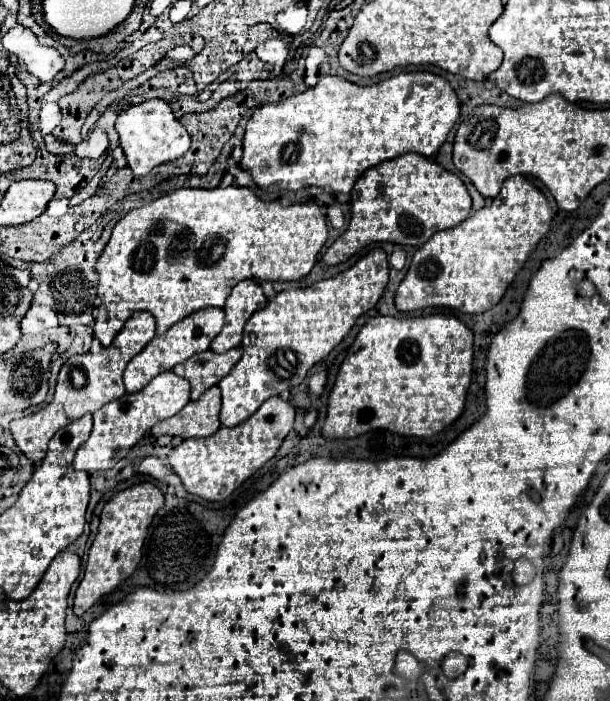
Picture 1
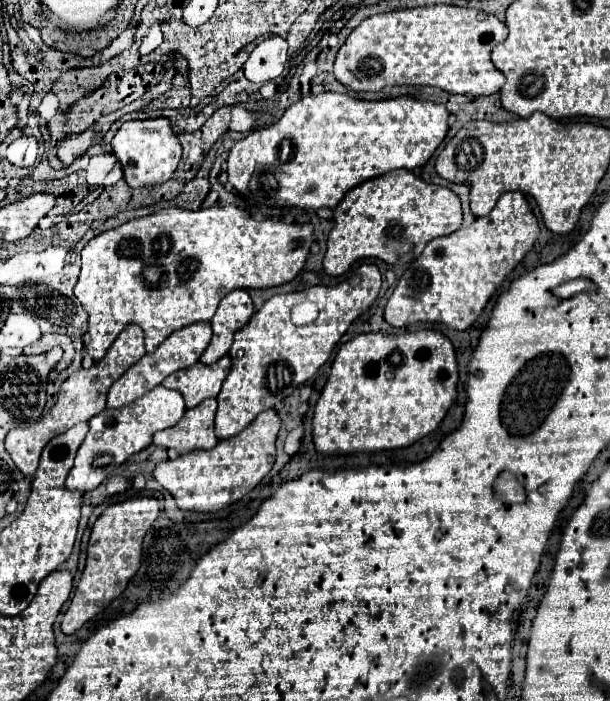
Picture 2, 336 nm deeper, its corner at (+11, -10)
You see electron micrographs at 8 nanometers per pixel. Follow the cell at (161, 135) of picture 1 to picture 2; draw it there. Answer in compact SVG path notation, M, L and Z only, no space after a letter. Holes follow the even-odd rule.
M147 118L147 120L131 120L123 122L117 134L111 140L113 154L121 162L125 182L131 188L153 186L169 180L181 160L181 144L171 130L171 122L167 118Z

